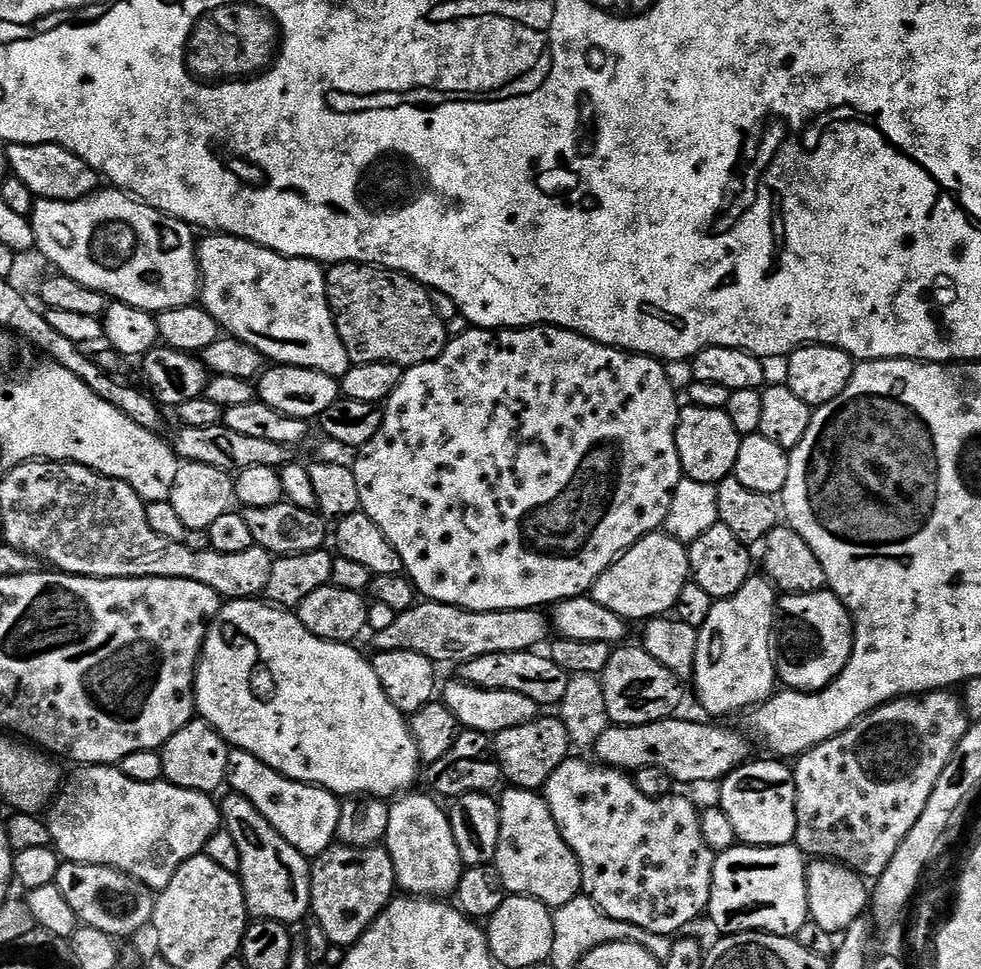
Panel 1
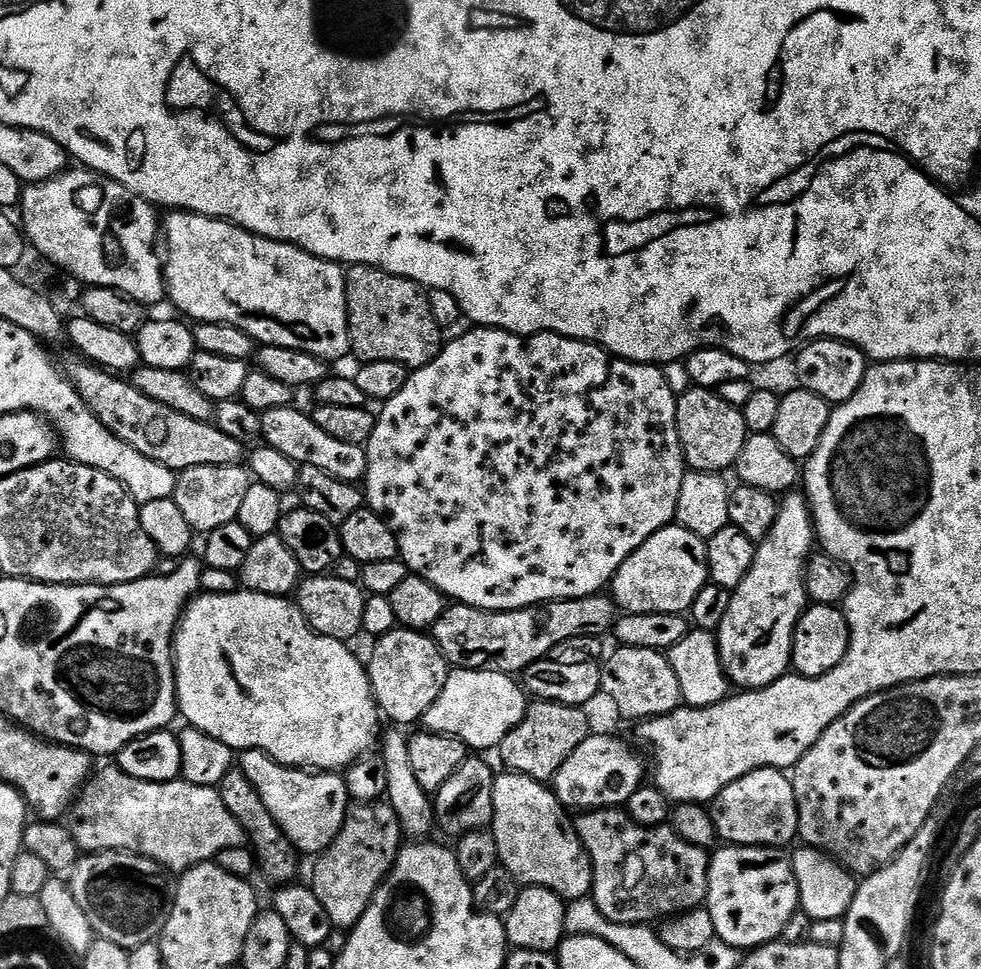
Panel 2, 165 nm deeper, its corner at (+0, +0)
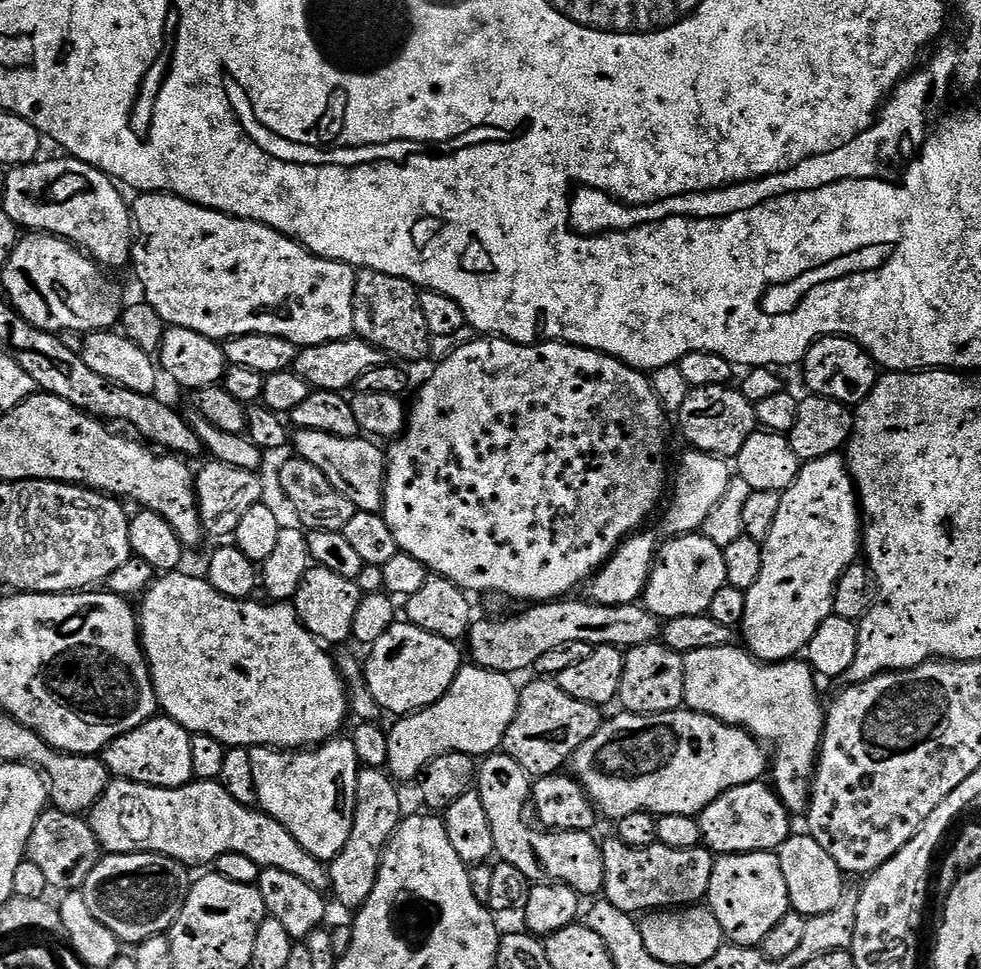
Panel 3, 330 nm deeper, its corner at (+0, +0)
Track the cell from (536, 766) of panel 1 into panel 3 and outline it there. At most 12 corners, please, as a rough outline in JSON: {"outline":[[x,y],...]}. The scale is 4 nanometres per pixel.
{"outline":[[548,678],[519,691],[503,751],[555,776],[600,729],[601,709]]}

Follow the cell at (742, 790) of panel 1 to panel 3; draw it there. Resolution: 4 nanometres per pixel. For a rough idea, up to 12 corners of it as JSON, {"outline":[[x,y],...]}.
{"outline":[[734,786],[699,813],[713,853],[776,852],[793,831],[775,787]]}

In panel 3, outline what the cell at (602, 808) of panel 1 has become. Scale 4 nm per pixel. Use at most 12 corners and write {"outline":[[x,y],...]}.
{"outline":[[603,841],[603,895],[633,914],[707,897],[707,847]]}

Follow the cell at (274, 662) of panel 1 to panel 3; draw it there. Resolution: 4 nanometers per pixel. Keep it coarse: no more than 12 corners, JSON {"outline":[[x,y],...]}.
{"outline":[[177,570],[138,604],[163,715],[308,750],[350,716],[288,602]]}

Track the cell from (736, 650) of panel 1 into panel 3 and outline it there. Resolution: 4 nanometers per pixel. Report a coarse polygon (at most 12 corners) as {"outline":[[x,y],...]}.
{"outline":[[843,455],[781,495],[743,643],[791,660],[862,548]]}

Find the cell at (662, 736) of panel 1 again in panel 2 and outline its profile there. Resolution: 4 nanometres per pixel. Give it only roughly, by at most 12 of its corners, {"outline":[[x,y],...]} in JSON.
{"outline":[[590,734],[550,781],[564,809],[616,810],[645,783],[645,757]]}

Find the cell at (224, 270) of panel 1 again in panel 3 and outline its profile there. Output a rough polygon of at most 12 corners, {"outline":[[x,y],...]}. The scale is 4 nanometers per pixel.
{"outline":[[137,195],[143,299],[174,328],[309,348],[354,332],[352,265]]}

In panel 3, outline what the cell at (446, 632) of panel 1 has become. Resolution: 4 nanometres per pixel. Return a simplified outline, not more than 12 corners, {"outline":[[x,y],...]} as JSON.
{"outline":[[561,598],[473,619],[471,663],[535,669],[566,642],[627,650],[661,635],[643,603]]}

